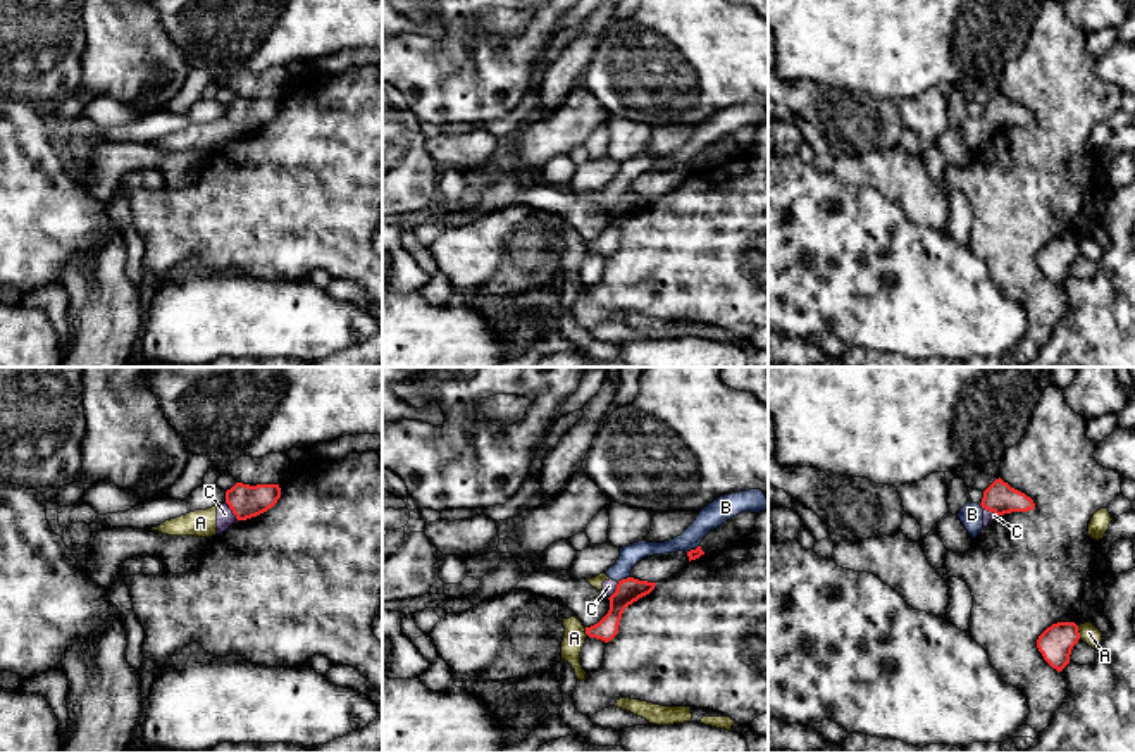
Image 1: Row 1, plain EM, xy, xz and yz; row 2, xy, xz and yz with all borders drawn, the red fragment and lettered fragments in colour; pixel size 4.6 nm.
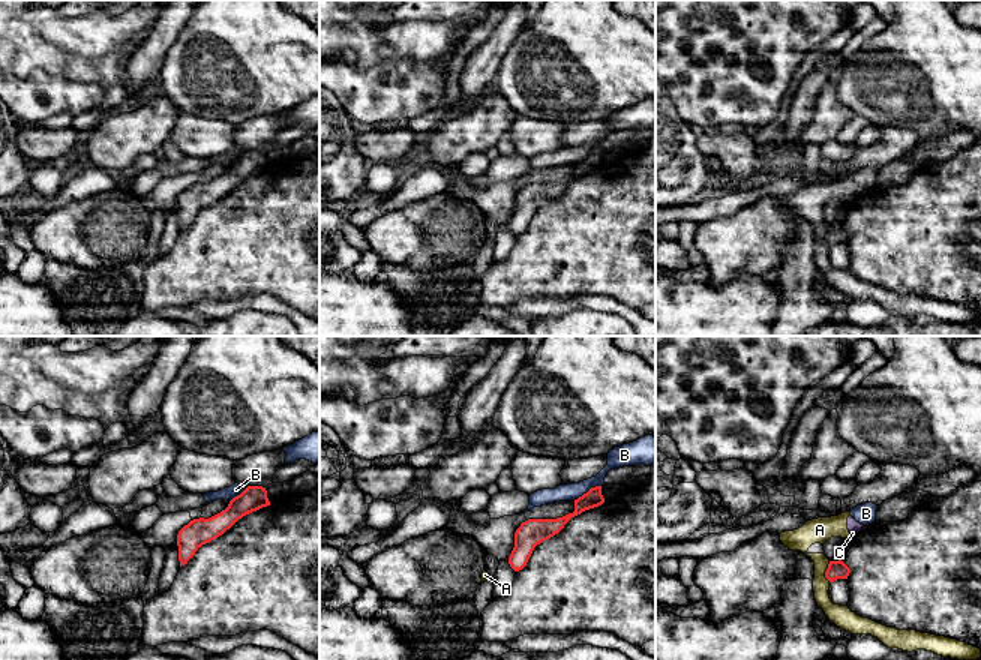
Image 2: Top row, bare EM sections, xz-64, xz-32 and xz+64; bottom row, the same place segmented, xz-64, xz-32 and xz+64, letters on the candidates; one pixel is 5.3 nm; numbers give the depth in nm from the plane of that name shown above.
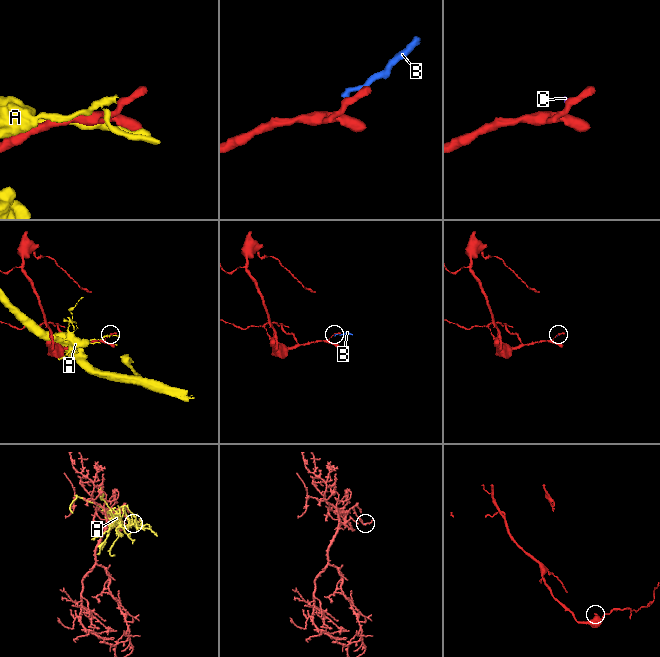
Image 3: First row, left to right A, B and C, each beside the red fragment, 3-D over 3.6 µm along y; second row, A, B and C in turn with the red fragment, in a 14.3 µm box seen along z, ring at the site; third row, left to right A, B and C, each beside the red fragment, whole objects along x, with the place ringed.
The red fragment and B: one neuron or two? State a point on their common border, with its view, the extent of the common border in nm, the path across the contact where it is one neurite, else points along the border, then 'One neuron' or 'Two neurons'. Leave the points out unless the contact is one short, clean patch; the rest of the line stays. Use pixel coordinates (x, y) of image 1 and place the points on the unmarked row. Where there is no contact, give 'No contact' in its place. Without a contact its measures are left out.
Touches red at xz (622, 193). Shared border 70 nm. Two neurons

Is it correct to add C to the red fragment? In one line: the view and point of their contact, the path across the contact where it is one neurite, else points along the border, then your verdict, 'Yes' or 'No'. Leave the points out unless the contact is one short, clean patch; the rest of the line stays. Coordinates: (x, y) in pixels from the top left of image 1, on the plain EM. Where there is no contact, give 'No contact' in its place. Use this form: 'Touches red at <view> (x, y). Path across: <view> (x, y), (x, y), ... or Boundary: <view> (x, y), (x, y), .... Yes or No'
Touches red at xy (231, 123). Boundary: xy (224, 116), (236, 131). No

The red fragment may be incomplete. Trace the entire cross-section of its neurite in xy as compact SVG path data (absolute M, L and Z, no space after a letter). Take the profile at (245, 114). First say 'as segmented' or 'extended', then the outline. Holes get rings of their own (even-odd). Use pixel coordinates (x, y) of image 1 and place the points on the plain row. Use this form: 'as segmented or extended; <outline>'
as segmented; M236 96L226 105L226 117L238 134L257 131L272 122L281 112L279 98L243 98Z

